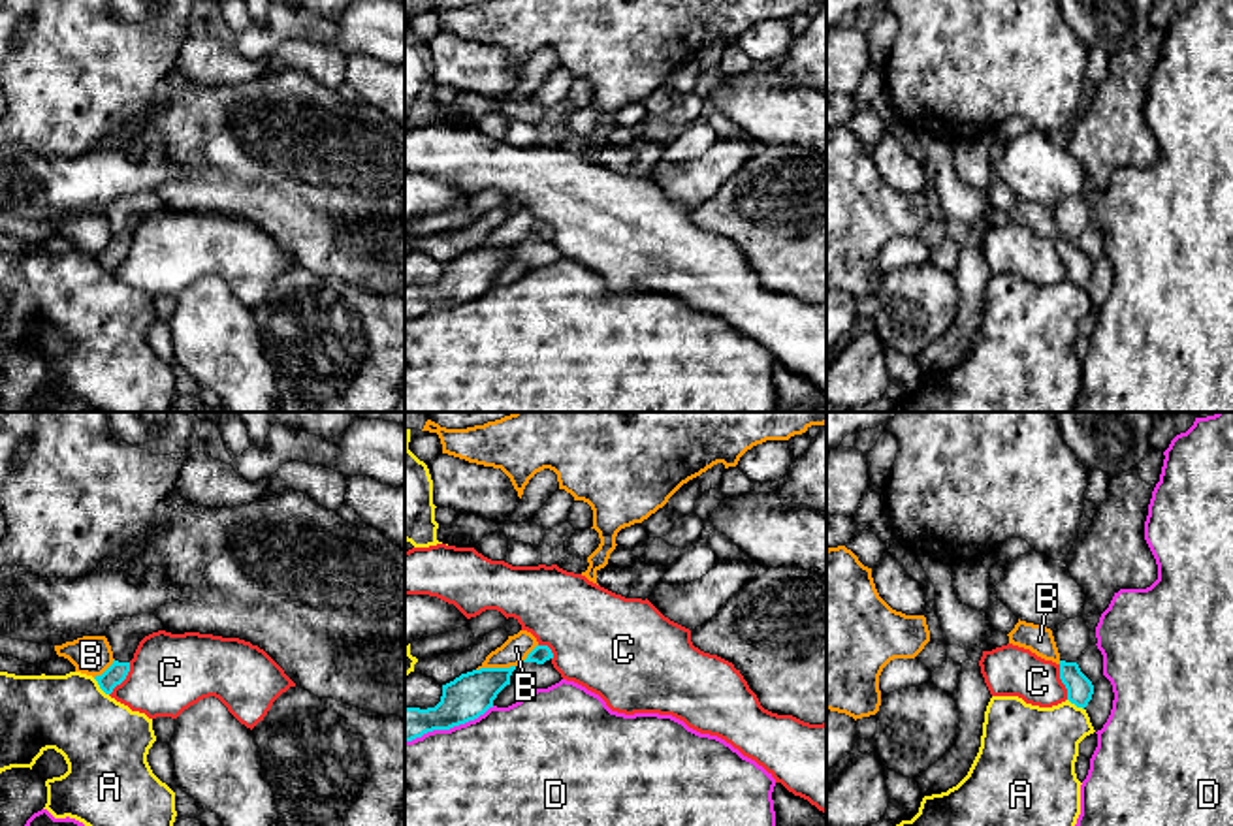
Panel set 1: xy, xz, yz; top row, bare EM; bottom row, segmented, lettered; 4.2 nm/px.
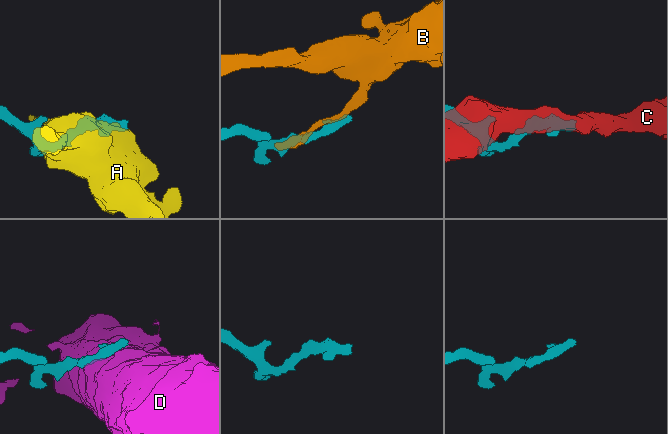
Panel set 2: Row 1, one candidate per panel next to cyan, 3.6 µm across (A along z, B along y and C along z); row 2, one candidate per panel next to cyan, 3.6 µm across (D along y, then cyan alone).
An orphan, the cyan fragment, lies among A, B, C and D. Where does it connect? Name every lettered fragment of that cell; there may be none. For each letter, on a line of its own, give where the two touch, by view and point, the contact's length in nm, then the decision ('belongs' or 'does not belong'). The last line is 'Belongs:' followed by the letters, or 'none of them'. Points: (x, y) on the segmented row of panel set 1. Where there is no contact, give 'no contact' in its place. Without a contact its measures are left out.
A: contact xy (100, 687); length 100 nm; does not belong
B: contact xz (507, 668); length 280 nm; does not belong
C: contact yz (1062, 682); length 160 nm; does not belong
D: contact xz (448, 729); length 420 nm; does not belong
Belongs: none of them

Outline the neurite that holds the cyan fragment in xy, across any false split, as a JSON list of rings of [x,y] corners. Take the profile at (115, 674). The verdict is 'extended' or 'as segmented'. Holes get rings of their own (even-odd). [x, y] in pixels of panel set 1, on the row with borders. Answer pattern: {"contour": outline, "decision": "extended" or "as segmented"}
{"contour": [[[154,613],[119,619],[105,630],[104,636],[111,645],[115,660],[102,675],[94,677],[105,694],[111,694],[126,679],[139,642],[158,630],[164,630],[164,625]]], "decision": "extended"}

